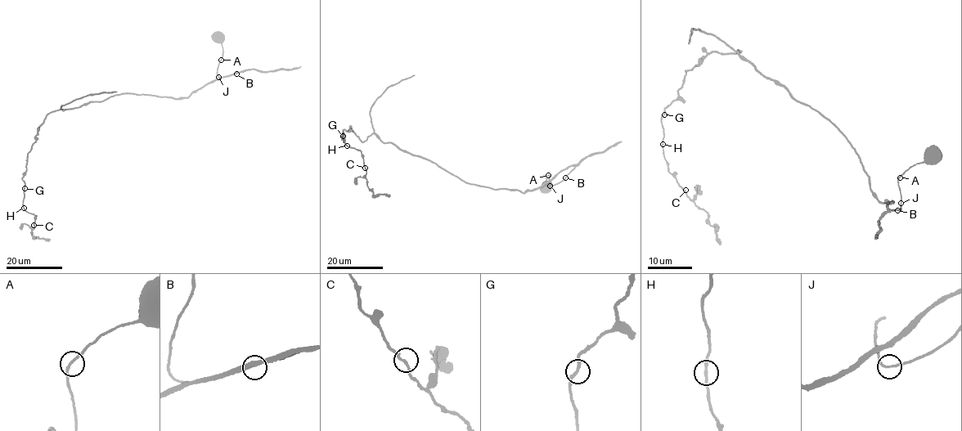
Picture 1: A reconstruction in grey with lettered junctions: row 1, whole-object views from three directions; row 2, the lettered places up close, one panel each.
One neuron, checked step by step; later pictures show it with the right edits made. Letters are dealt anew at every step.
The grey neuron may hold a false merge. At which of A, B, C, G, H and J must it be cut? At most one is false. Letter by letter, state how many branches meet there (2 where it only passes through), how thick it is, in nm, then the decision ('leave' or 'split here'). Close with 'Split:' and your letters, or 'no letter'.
A: 2 branches meet; 180 nm thick; leave
B: 2 branches meet; 200 nm thick; leave
C: 2 branches meet; 200 nm thick; leave
G: 2 branches meet; 220 nm thick; leave
H: 2 branches meet; 220 nm thick; leave
J: 2 branches meet; 160 nm thick; leave
Split: no letter

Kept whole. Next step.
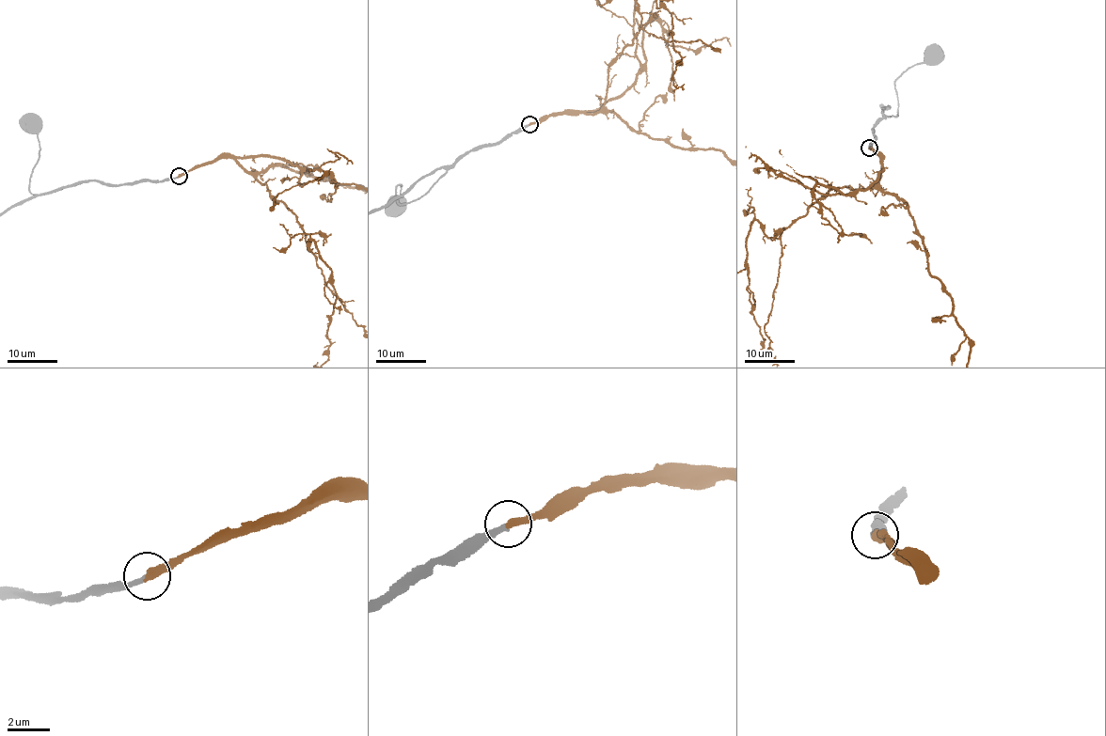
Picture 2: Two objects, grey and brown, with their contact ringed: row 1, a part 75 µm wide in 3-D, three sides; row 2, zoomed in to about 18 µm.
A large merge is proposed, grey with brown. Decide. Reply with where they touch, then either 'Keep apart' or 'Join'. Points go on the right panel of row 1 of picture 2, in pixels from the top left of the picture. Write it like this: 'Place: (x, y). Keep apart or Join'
Place: (869, 148). Join

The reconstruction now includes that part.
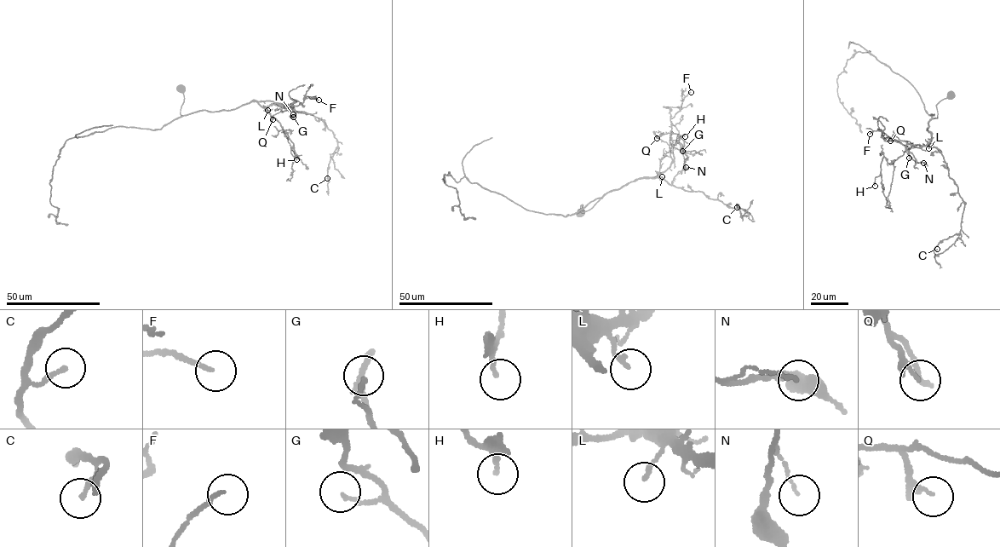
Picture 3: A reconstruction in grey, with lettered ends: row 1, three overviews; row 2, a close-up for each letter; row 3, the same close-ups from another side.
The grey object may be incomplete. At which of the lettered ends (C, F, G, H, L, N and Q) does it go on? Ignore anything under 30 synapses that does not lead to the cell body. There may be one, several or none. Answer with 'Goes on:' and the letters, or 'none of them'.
Goes on: none of them

